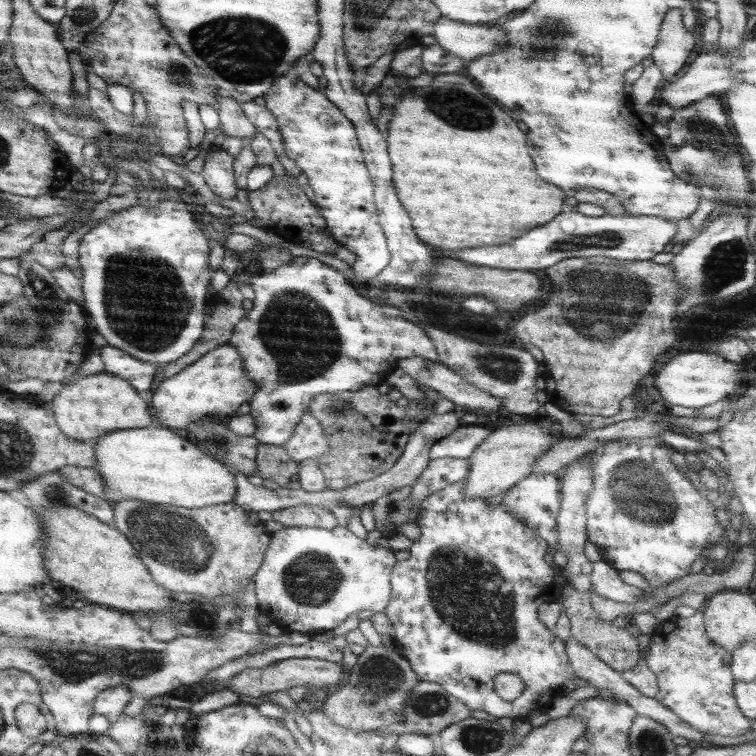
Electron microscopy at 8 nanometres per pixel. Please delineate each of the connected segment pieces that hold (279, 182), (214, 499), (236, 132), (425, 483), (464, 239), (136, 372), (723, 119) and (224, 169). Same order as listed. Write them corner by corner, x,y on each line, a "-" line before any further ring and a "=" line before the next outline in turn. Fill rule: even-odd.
287,174
279,179
271,178
264,186
248,192
247,202
253,211
253,220
249,222
253,226
269,229
289,242
295,242
323,254
332,254
335,248
340,246
329,234
319,231
320,228
325,229
321,212
305,196
295,178
287,178
=
167,427
158,428
130,428
125,430
111,431
105,433
93,443
93,458
95,458
95,465
92,468
98,473
98,478
100,479
103,491
103,499
107,502
115,503
119,500
141,500
141,502
149,502
149,504
161,504
167,506
177,506
186,509
196,509
204,506
229,503
233,500
233,495
235,495
236,487
234,484
235,474
227,470
227,466
222,464
221,461
215,460
215,458
209,456
209,454
203,452
199,446
196,446
193,442
189,440
183,440
186,436
183,436
183,432
171,432
171,429
=
215,94
217,101
217,112
219,122
217,127
221,128
221,132
225,137
239,139
253,139
256,128
249,122
249,119
241,112
238,102
231,98
=
465,458
428,459
427,466
412,485
407,499
411,503
417,501
421,504
421,501
429,494
462,480
467,474
467,467
469,467
469,462
=
441,74
427,86
405,90
391,108
387,154
395,194
411,218
415,236
426,245
441,248
445,254
447,250
455,252
461,248
507,244
515,234
521,236
523,232
545,224
563,208
563,192
553,184
539,180
535,174
523,132
493,100
483,96
473,82
461,74
=
108,345
97,349
97,353
103,362
103,373
125,380
143,401
150,401
159,374
156,366
140,362
=
707,96
695,100
681,110
673,111
667,121
667,138
661,144
661,152
667,158
669,169
675,177
691,184
705,182
706,191
714,187
715,194
725,201
737,202
745,207
752,196
752,185
747,178
745,157
733,134
725,110
719,104
719,96
=
221,149
205,153
200,171
205,184
219,198
235,199
237,185
232,171
233,156

